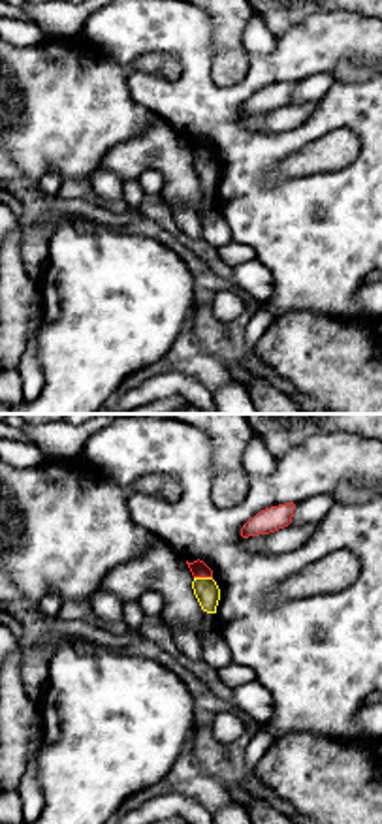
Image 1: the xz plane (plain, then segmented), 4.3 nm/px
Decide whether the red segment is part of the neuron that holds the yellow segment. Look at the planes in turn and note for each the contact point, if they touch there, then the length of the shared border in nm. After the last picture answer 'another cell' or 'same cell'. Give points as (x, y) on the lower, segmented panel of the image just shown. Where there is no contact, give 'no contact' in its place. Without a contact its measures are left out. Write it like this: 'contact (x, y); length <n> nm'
contact (204, 578); length 80 nm

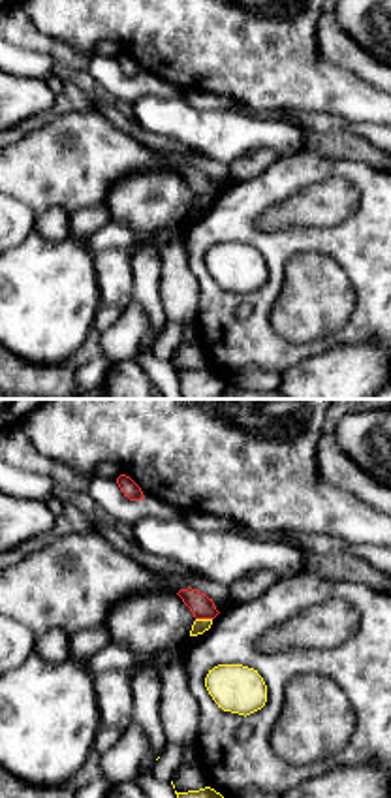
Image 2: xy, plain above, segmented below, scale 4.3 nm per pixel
contact (203, 620); length 70 nm

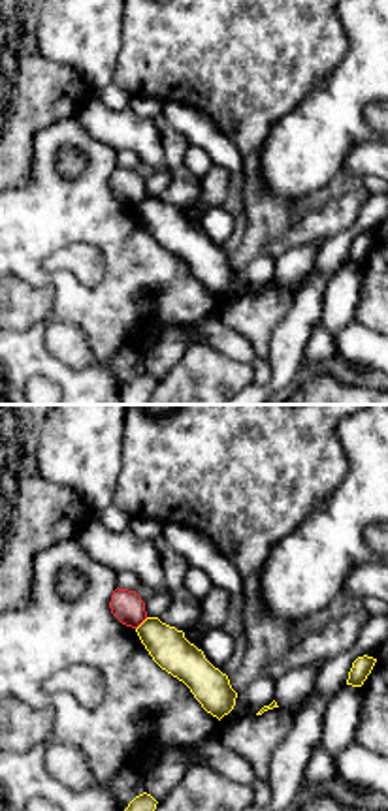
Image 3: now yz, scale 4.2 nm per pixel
contact (142, 623); length 80 nm

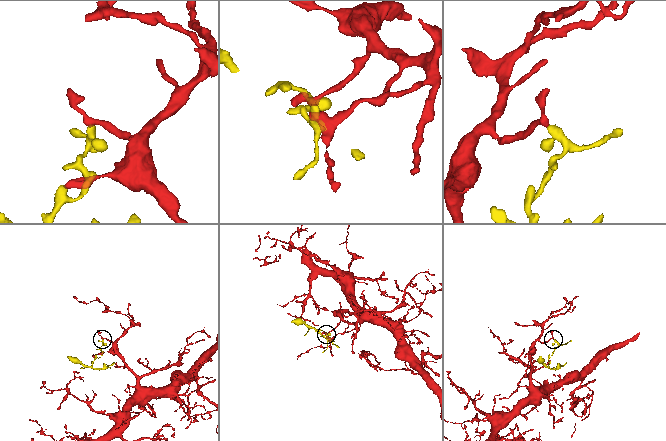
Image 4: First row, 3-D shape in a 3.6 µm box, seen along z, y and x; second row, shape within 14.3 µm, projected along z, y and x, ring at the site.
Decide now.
another cell

